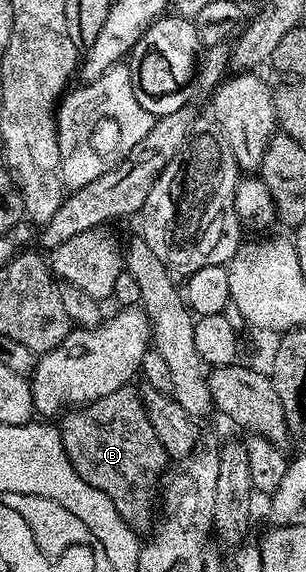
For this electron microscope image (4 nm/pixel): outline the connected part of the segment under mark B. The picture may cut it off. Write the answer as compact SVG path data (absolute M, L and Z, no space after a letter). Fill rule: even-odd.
M124 387L115 391L114 394L107 395L106 398L78 408L70 408L60 418L59 428L63 451L67 455L71 467L75 467L79 479L83 479L87 483L91 483L91 487L103 491L103 495L107 495L107 499L111 499L111 503L115 503L115 511L119 511L121 518L132 529L144 531L145 528L147 528L146 530L150 528L155 517L155 498L159 493L159 482L166 472L167 454L163 443L159 443L159 439L155 435L155 427L151 427L151 419L147 415L145 404L141 402L140 392L136 388L131 388Z

